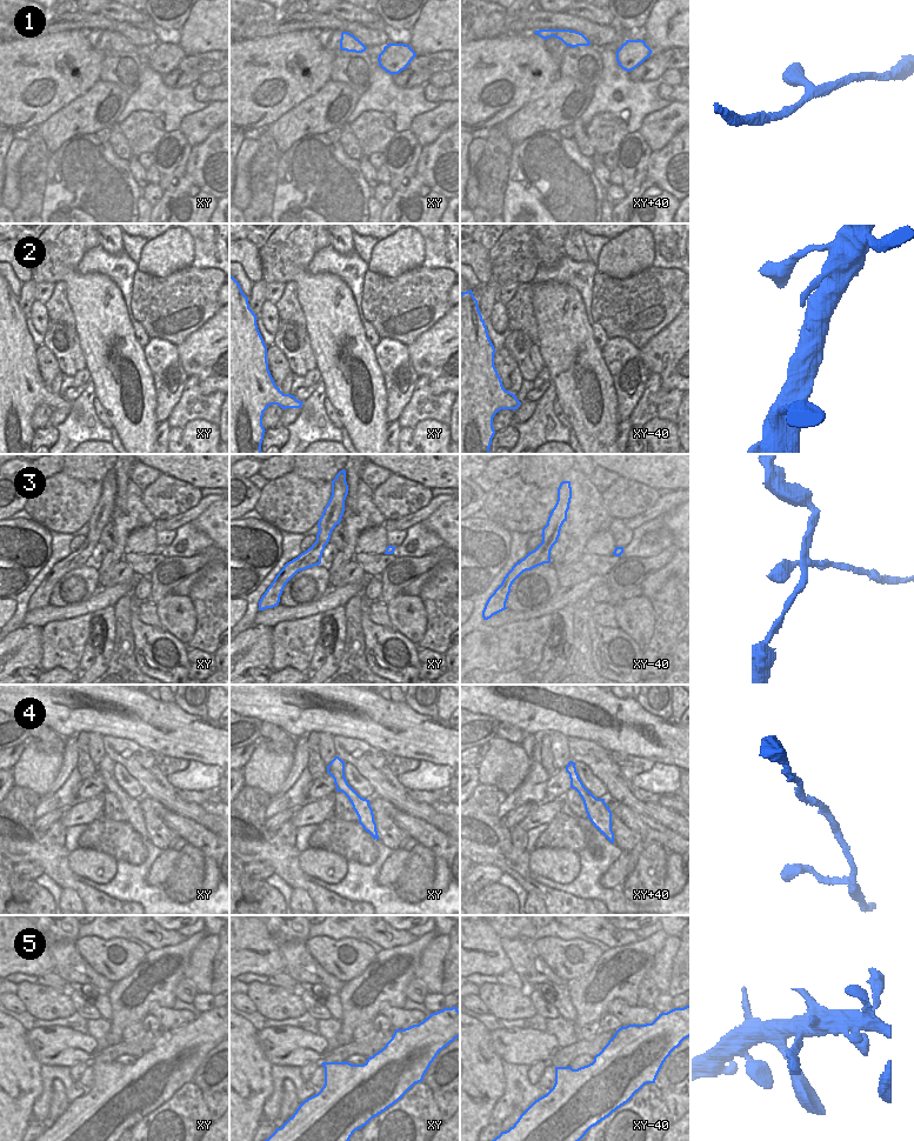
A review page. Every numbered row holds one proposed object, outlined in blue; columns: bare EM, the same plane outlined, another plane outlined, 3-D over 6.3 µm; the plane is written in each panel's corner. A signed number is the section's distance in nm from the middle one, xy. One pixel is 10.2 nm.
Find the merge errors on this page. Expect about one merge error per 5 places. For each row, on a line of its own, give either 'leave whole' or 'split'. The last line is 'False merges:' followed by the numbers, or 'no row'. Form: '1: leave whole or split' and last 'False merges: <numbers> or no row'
1: leave whole
2: leave whole
3: split
4: leave whole
5: leave whole
False merges: 3

